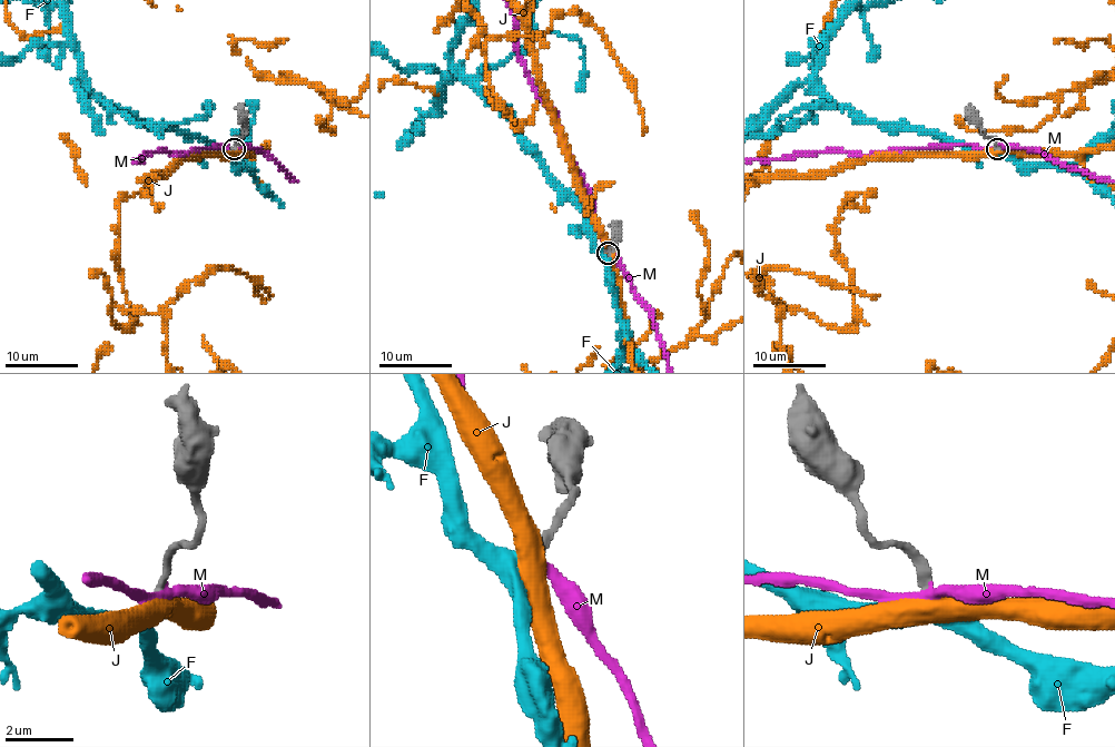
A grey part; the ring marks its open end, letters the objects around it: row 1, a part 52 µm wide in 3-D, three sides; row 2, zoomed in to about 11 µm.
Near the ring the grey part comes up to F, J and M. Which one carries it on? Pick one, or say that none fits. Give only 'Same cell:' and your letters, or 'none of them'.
Same cell: F

